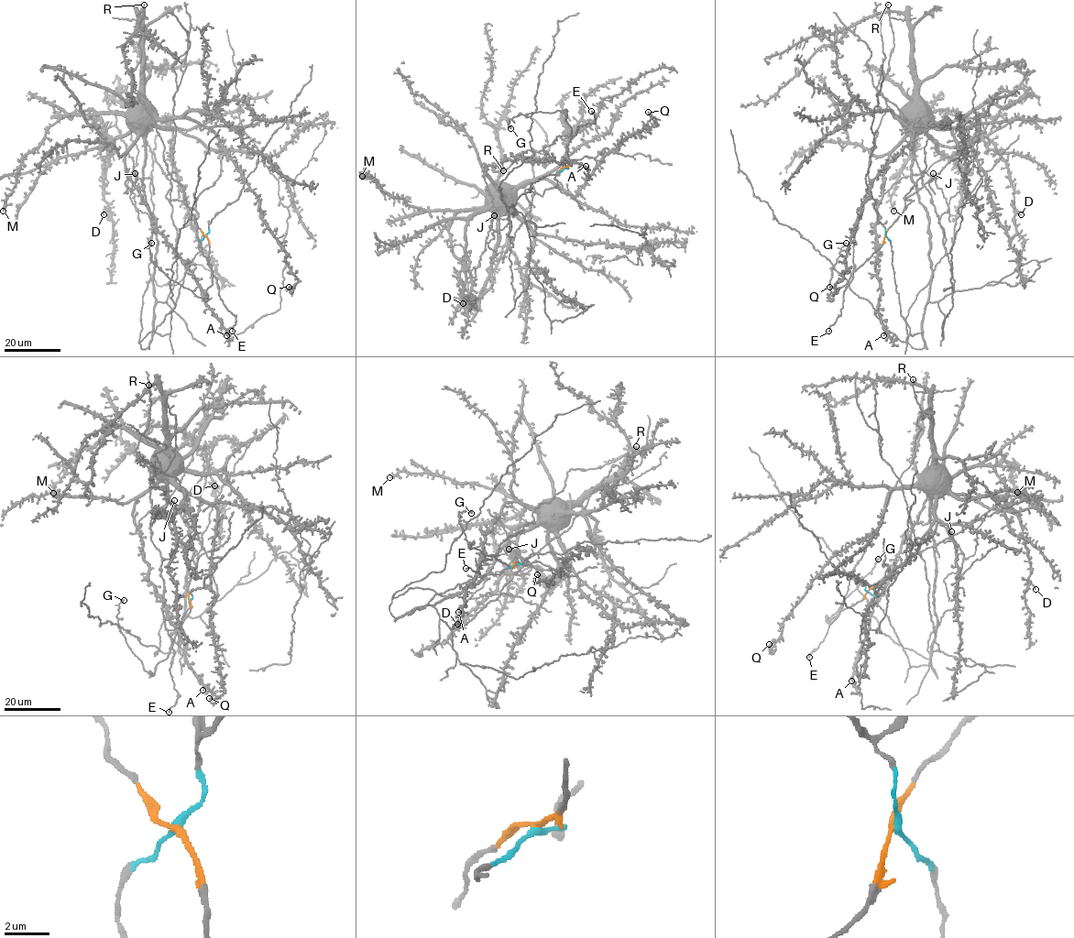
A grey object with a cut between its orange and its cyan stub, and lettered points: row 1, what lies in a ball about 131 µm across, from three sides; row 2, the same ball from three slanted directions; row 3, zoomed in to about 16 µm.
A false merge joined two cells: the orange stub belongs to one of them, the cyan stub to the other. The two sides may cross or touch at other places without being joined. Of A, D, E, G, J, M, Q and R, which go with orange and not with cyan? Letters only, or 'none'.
E, G, J, R

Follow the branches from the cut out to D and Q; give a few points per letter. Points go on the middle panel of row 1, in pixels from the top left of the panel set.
D: (564, 168), (531, 183), (530, 192), (513, 203), (513, 214), (502, 194), (468, 222), (459, 273), (463, 303)
Q: (564, 168), (531, 183), (513, 214), (502, 200), (539, 179), (575, 195), (622, 138), (656, 124), (648, 112)

